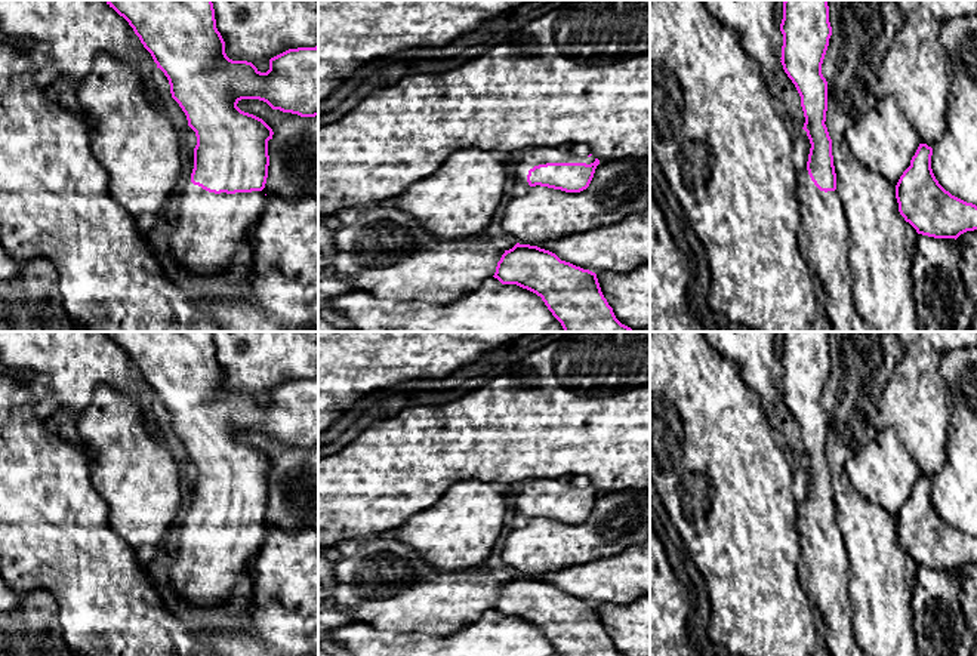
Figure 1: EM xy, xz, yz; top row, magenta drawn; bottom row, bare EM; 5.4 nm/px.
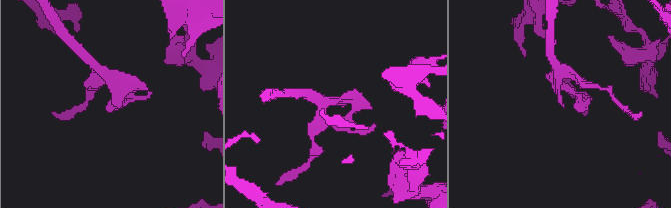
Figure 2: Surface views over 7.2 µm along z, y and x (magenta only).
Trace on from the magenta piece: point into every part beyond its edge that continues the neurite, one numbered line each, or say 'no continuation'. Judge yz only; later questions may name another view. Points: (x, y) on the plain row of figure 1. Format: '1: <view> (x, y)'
1: yz (822, 545)

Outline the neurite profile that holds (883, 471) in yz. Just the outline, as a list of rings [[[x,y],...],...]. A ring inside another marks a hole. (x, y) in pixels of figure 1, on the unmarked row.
[[[888,426],[847,461],[845,472],[862,496],[894,518],[921,475],[916,461]]]

